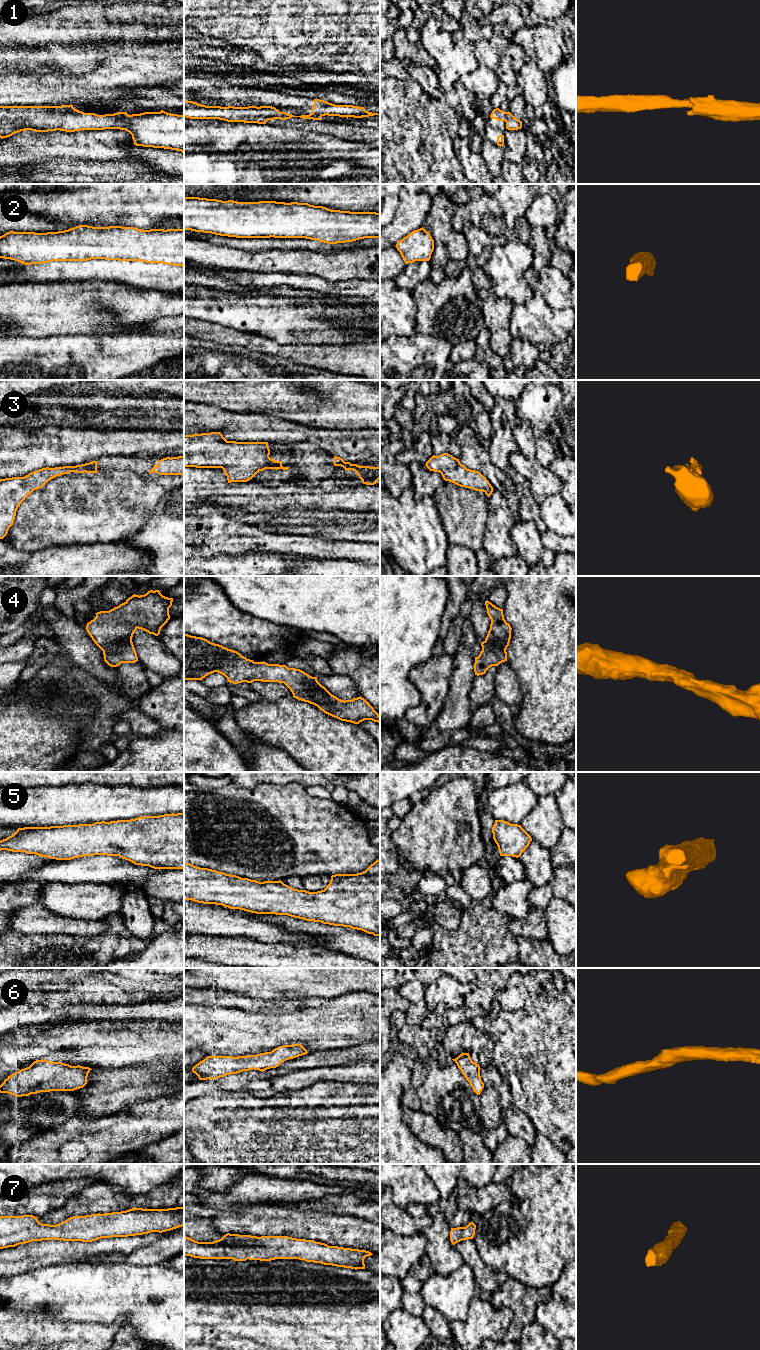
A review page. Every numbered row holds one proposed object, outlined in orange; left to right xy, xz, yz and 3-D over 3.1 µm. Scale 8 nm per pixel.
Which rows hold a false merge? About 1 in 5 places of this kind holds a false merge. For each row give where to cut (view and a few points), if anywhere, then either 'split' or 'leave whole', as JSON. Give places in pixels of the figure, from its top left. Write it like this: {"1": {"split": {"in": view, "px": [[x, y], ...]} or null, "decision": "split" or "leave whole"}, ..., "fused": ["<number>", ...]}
{"1": {"split": {"in": "xy", "px": [[121, 112], [121, 117], [127, 124], [124, 129]]}, "decision": "split"}, "2": {"split": null, "decision": "leave whole"}, "3": {"split": null, "decision": "leave whole"}, "4": {"split": null, "decision": "leave whole"}, "5": {"split": null, "decision": "leave whole"}, "6": {"split": null, "decision": "leave whole"}, "7": {"split": null, "decision": "leave whole"}, "fused": ["1"]}

